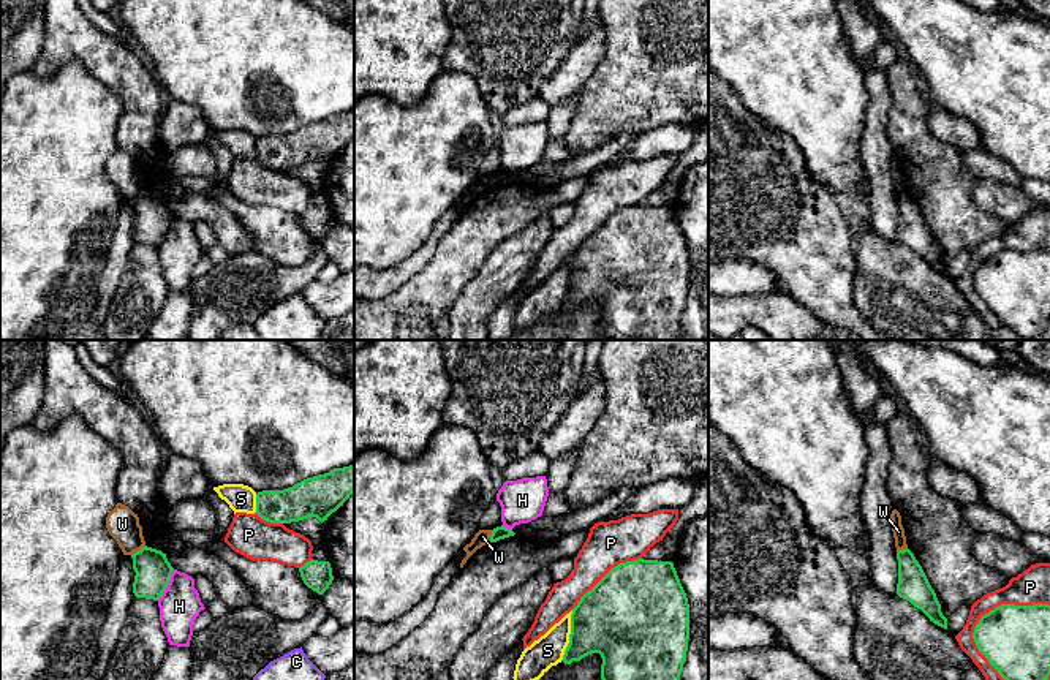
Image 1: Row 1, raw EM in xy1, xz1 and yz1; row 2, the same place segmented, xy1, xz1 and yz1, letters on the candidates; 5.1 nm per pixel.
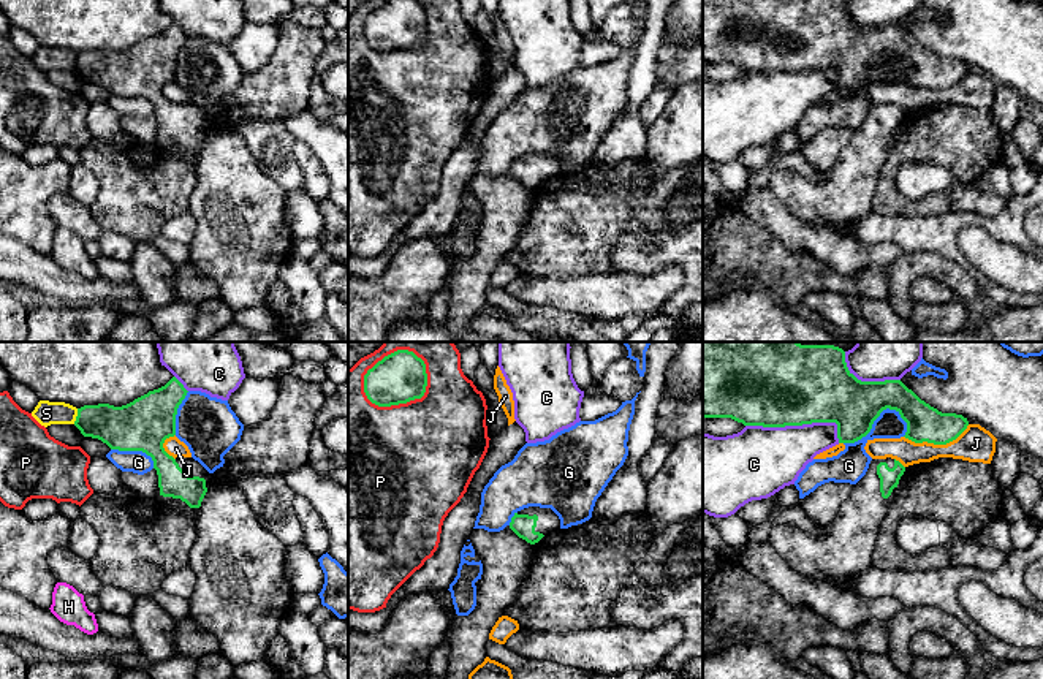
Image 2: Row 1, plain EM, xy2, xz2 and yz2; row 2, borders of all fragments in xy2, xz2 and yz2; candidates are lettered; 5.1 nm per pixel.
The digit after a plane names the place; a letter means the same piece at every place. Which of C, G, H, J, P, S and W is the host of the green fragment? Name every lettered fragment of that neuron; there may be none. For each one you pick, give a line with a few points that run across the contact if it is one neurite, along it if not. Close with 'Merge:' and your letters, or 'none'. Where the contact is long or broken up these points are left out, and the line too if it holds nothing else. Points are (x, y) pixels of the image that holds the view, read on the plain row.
Merge: none

